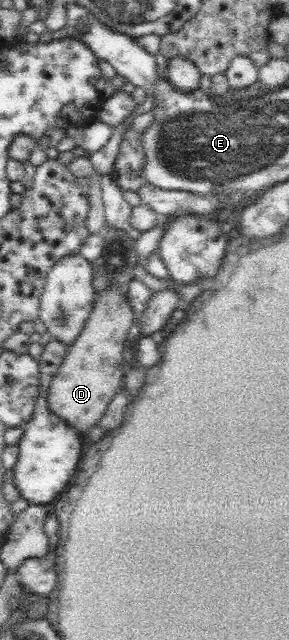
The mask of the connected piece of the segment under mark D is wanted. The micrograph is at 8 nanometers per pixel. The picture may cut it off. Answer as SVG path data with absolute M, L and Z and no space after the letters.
M111 286L97 294L89 318L51 379L47 397L51 412L65 420L72 430L81 433L96 426L103 418L113 395L123 386L124 377L132 368L121 354L137 316L124 298L123 291L121 286Z

